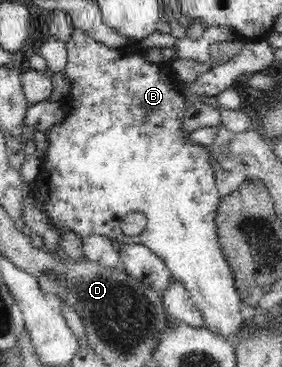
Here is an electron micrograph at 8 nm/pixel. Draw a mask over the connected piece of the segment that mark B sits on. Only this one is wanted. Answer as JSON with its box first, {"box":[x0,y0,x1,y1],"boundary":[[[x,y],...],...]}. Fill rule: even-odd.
{"box":[36,29,245,341],"boundary":[[[74,29],[72,36],[65,44],[68,60],[64,67],[64,74],[67,78],[67,83],[71,86],[71,90],[63,100],[65,105],[69,107],[69,111],[61,123],[45,131],[47,139],[49,139],[49,147],[45,151],[45,157],[42,158],[41,175],[36,180],[36,201],[44,203],[42,207],[45,210],[45,214],[47,214],[47,218],[49,218],[49,224],[58,233],[61,231],[72,231],[79,238],[96,233],[107,237],[113,244],[138,243],[139,245],[144,245],[165,261],[175,280],[183,283],[183,286],[190,294],[193,307],[203,314],[202,327],[207,328],[209,331],[216,331],[221,337],[234,341],[234,337],[239,337],[243,333],[241,329],[243,329],[243,320],[245,319],[243,319],[240,312],[240,304],[243,302],[241,301],[241,294],[237,290],[229,262],[225,259],[218,242],[216,215],[221,197],[217,191],[215,169],[213,169],[210,153],[208,153],[206,147],[191,142],[189,140],[190,131],[183,128],[184,113],[189,109],[190,105],[187,105],[187,101],[185,100],[186,95],[179,90],[179,86],[175,82],[176,74],[171,72],[171,67],[167,63],[151,63],[145,59],[141,61],[121,61],[123,57],[127,57],[127,51],[131,50],[128,50],[128,48],[113,49],[107,47],[93,39],[91,35],[83,30]],[[132,212],[144,213],[147,216],[147,226],[143,229],[142,233],[127,236],[121,230],[121,221],[125,219],[128,213]]]}

